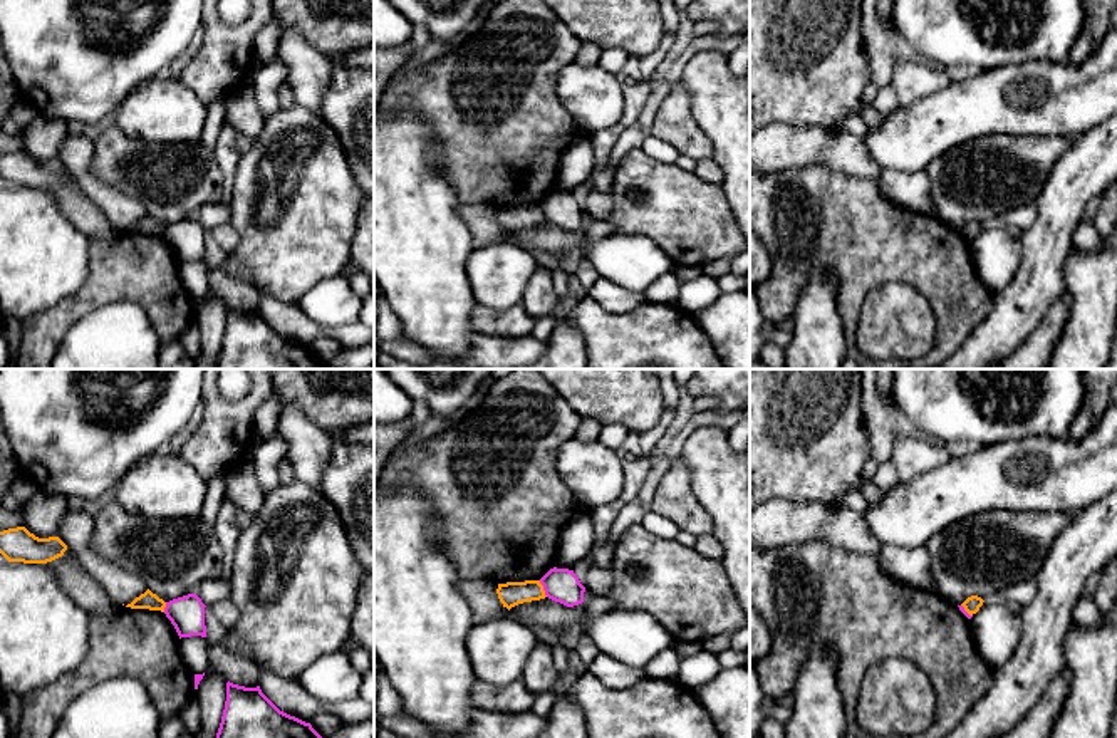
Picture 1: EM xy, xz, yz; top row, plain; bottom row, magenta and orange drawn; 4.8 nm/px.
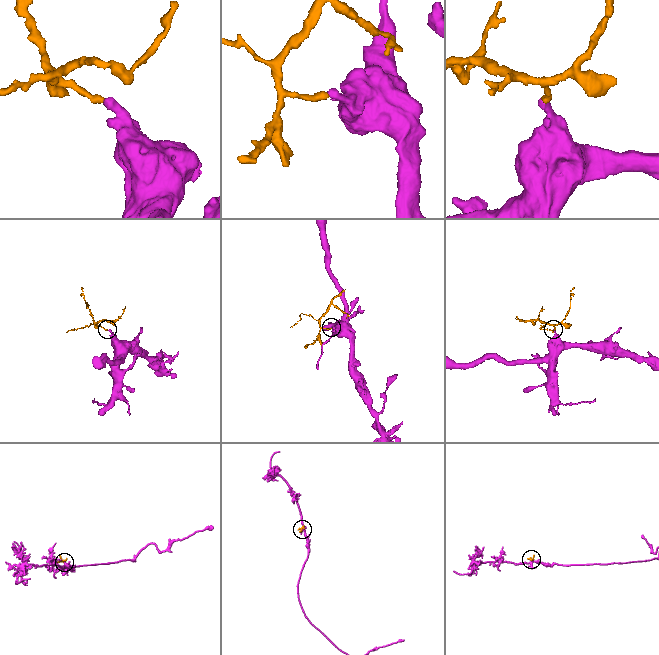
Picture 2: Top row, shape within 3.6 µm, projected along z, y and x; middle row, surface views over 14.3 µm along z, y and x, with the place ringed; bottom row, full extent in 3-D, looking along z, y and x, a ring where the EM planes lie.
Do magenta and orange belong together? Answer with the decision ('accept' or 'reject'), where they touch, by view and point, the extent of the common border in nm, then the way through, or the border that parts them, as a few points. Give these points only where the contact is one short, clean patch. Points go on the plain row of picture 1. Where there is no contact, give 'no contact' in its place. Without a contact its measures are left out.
reject | xz (544, 213) | 90 nm | along xz (539, 205), (547, 220)

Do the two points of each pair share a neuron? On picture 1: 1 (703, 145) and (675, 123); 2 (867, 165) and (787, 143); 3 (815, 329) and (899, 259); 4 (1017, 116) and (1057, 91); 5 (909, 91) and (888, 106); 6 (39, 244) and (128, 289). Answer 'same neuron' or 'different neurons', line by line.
1: same neuron
2: same neuron
3: different neurons
4: same neuron
5: different neurons
6: different neurons

